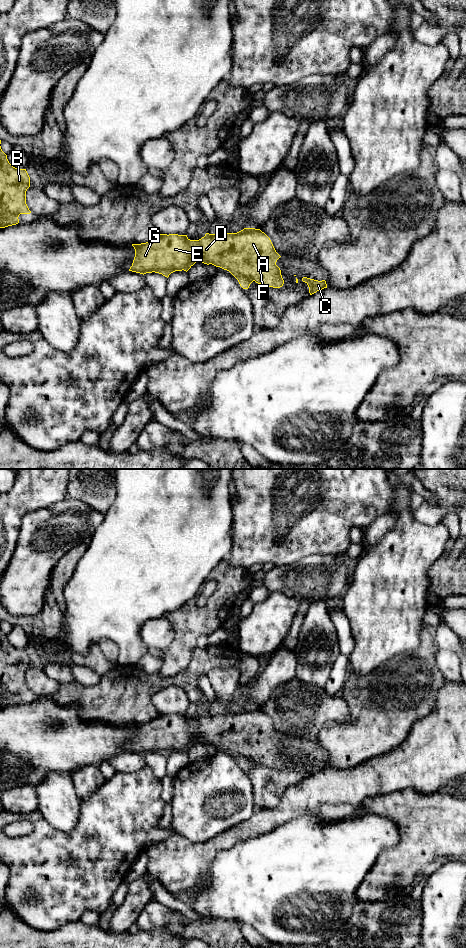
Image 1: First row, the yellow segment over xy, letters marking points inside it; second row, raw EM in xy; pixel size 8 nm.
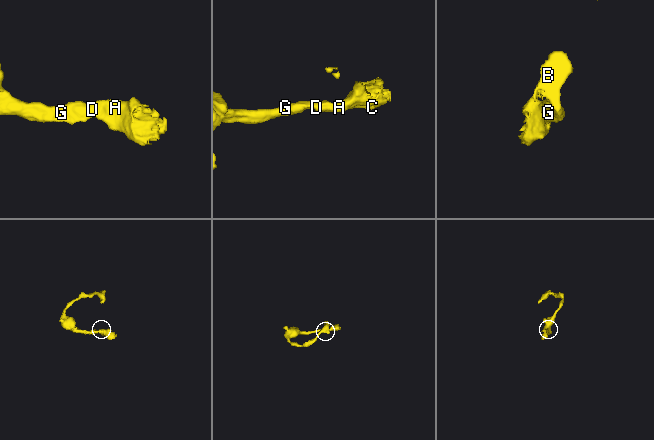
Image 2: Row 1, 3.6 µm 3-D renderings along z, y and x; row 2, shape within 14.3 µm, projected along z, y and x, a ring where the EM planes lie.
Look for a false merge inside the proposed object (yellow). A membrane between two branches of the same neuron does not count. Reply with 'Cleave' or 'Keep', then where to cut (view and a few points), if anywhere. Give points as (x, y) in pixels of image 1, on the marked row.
Keep. No split

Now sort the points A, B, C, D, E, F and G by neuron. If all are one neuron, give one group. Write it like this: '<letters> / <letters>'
A B C D E F G

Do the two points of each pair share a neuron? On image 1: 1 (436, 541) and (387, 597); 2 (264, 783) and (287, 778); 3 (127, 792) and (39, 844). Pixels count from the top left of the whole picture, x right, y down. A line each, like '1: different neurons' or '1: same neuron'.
1: same neuron
2: same neuron
3: same neuron

